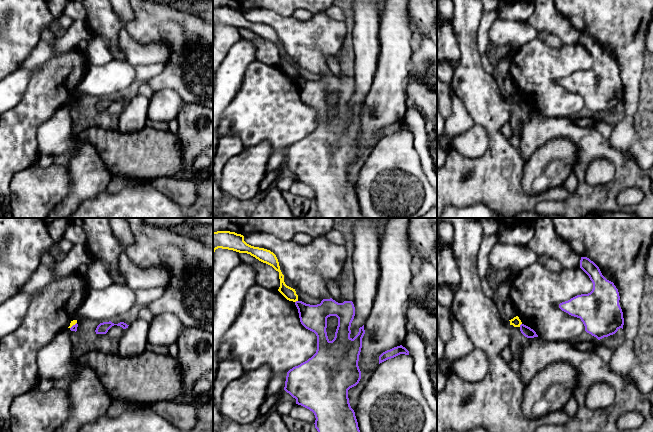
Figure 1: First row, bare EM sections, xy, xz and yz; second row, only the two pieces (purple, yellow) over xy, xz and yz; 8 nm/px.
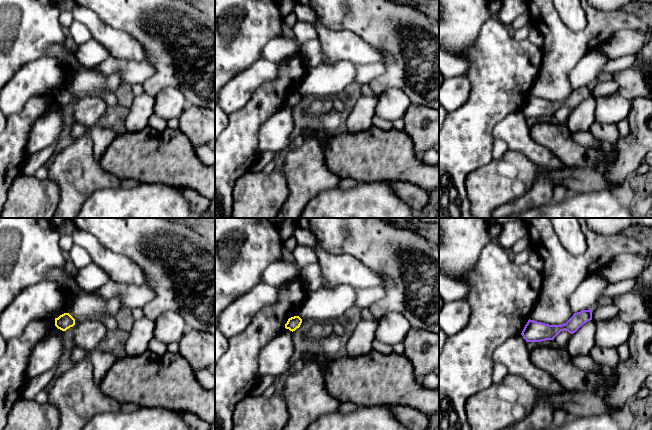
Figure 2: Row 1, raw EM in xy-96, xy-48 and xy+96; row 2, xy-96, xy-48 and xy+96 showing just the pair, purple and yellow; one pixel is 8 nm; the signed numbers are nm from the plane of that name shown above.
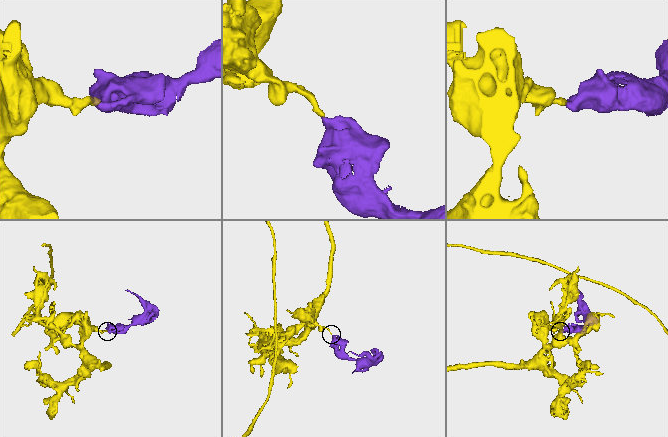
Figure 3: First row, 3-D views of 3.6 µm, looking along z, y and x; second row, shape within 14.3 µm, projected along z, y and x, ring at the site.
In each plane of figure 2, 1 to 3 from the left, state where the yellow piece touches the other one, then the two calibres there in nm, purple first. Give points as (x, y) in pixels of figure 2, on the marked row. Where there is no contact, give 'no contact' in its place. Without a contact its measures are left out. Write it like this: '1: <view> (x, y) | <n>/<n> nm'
1: no contact
2: no contact
3: no contact

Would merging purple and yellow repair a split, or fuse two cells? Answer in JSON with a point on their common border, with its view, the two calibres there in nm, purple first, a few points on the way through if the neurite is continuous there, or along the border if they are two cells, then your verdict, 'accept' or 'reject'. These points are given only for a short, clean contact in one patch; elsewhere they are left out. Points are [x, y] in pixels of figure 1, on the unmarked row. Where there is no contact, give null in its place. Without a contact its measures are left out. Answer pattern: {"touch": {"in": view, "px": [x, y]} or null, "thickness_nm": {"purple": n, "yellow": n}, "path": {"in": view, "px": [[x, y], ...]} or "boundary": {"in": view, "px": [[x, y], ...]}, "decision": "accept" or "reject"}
{"touch": {"in": "yz", "px": [520, 101]}, "thickness_nm": {"purple": 80, "yellow": 80}, "boundary": {"in": "yz", "px": [[521, 99], [519, 102]]}, "decision": "reject"}

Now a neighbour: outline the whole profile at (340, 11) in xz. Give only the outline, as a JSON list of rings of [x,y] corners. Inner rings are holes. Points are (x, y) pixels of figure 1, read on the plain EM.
[[[336,2],[333,6],[327,9],[326,14],[336,20],[346,21],[351,24],[352,15],[349,6],[342,2]]]

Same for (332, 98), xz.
[[[330,92],[327,94],[327,112],[329,117],[332,117],[335,113],[335,108],[338,102],[338,94],[336,92]]]

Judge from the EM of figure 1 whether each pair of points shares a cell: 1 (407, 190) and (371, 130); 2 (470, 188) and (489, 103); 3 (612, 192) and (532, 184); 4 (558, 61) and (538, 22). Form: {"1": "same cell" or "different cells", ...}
{"1": "different cells", "2": "same cell", "3": "different cells", "4": "different cells"}

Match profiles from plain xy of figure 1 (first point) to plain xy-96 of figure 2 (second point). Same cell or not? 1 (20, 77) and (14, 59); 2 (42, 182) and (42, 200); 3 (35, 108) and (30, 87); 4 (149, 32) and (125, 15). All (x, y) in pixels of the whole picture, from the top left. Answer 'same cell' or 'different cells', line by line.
1: different cells
2: same cell
3: different cells
4: same cell

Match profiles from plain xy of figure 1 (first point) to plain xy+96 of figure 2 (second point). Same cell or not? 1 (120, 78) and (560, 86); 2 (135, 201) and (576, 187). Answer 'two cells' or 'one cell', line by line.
1: two cells
2: two cells

